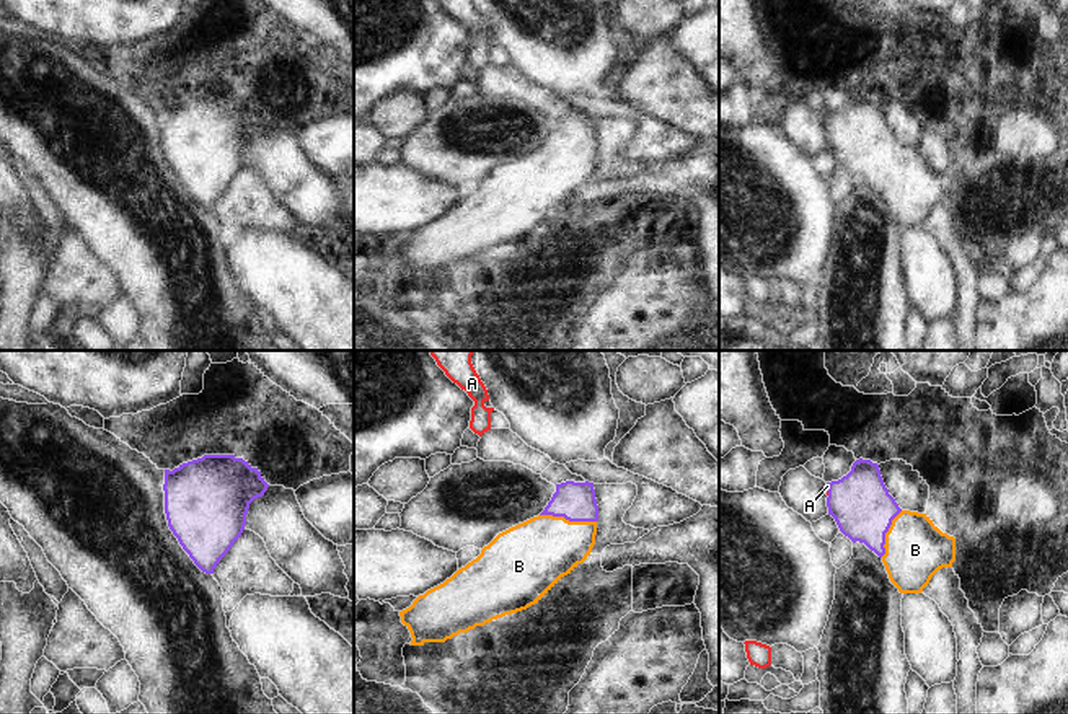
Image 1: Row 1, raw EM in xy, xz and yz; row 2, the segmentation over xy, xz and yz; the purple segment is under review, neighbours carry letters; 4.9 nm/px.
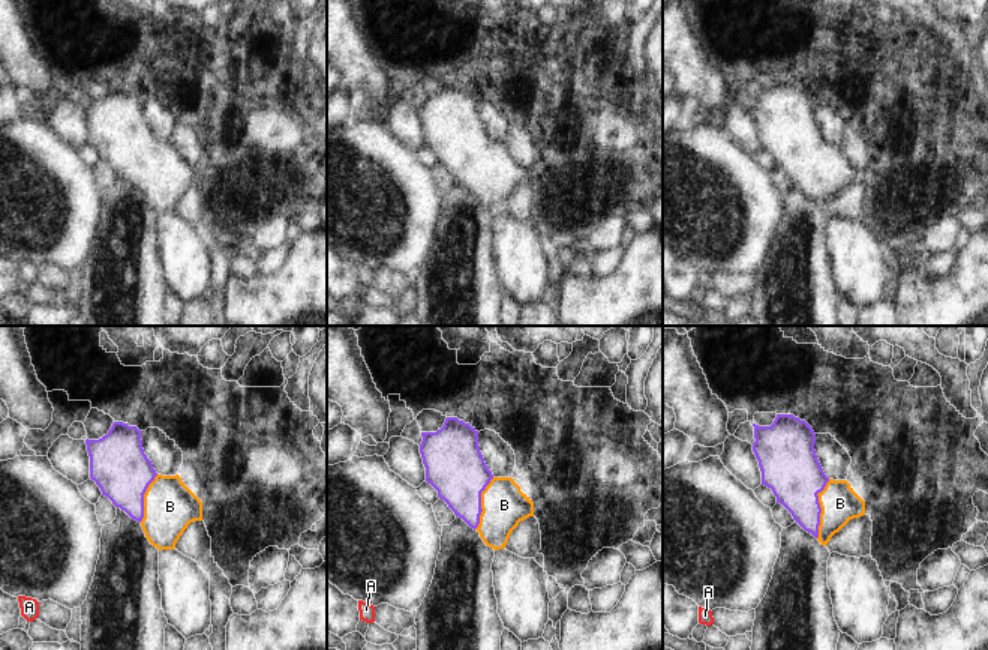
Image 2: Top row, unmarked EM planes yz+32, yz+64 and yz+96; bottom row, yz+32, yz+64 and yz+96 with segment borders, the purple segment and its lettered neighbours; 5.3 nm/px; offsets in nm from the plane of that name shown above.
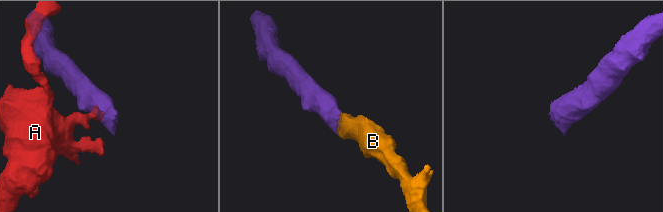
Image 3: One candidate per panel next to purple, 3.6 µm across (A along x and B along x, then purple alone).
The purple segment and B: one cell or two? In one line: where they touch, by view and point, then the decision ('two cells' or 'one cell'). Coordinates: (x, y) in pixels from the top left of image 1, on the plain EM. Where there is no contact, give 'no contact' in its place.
xz (568, 154) | one cell

